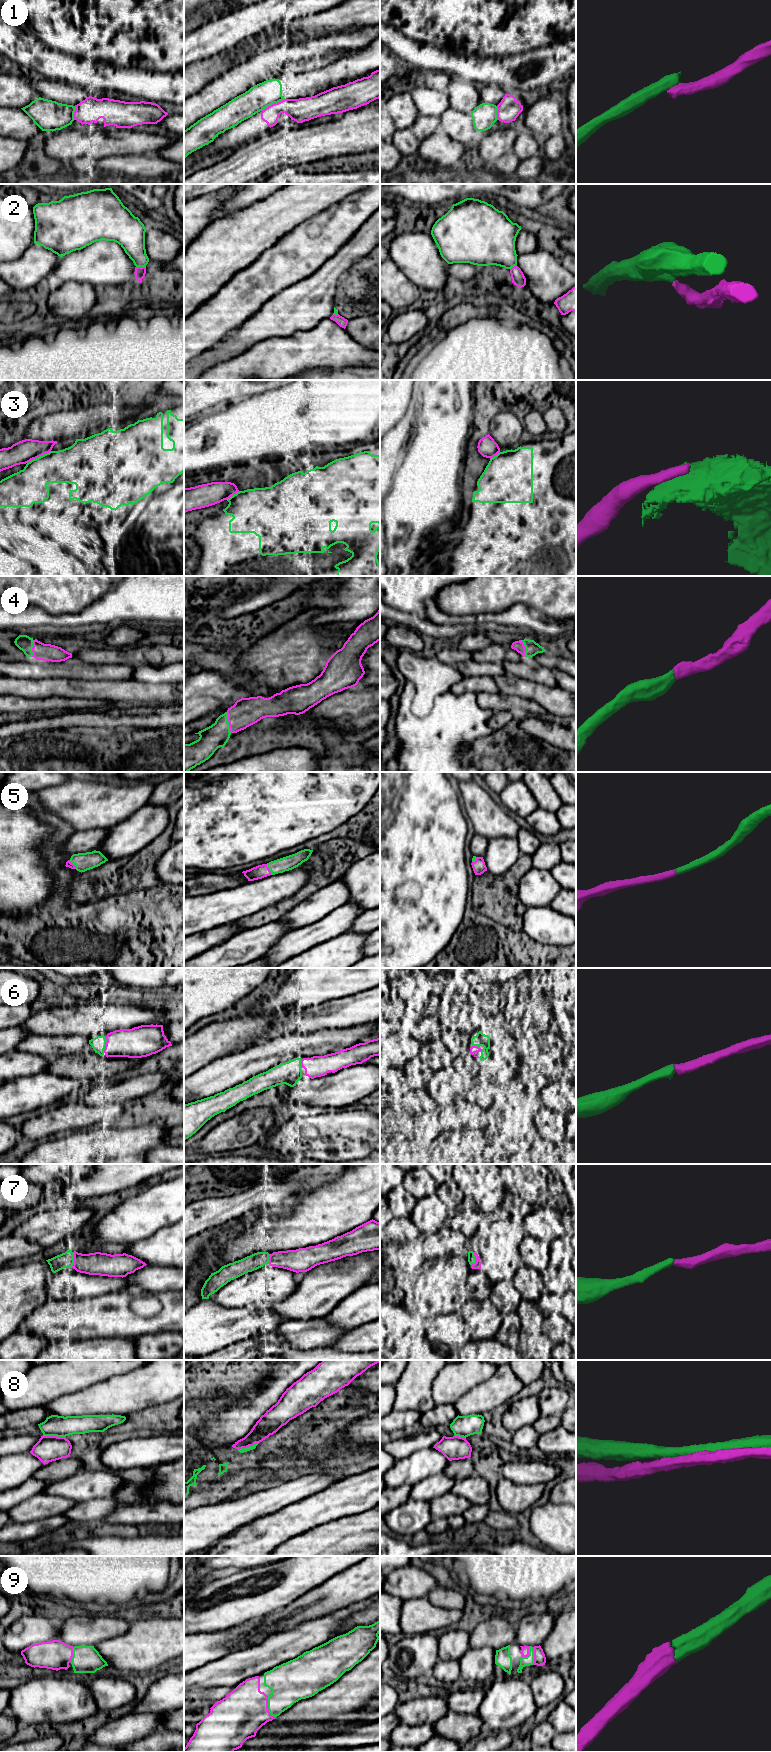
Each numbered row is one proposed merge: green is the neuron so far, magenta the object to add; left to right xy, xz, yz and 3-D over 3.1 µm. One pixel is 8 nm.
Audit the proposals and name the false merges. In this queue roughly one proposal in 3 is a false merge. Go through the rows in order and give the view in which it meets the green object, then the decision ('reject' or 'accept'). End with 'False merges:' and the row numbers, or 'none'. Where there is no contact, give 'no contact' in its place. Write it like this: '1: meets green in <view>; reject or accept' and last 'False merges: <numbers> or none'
1: meets green in xz; reject
2: meets green in xy; reject
3: meets green in xy; reject
4: meets green in xz; accept
5: meets green in xz; accept
6: meets green in xy; accept
7: meets green in xy; accept
8: meets green in xy; reject
9: meets green in xz; accept
False merges: 1, 2, 3, 8

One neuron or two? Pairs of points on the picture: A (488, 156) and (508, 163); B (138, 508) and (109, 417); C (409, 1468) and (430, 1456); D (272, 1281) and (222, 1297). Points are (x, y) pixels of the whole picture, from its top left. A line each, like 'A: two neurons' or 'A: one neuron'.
A: two neurons
B: one neuron
C: one neuron
D: one neuron

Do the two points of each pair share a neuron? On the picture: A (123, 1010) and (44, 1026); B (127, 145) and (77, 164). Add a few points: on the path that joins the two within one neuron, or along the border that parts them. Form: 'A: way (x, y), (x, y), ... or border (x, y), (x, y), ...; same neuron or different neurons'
A: way (103, 1015), (86, 1020), (64, 1020); same neuron
B: border (85, 155), (73, 158), (70, 161); different neurons

